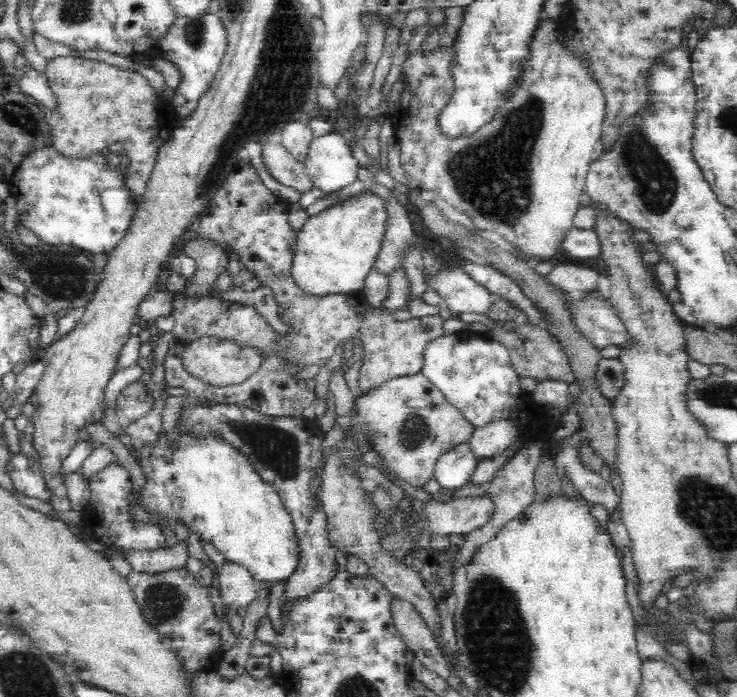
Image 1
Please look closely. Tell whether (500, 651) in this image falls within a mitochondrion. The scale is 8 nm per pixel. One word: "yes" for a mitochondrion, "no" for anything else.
yes

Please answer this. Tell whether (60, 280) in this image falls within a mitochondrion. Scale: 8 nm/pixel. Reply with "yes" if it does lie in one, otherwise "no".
yes

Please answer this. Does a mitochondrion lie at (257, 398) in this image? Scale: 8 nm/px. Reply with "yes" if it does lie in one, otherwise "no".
yes

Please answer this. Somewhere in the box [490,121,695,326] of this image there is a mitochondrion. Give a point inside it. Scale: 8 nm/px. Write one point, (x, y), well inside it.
(656, 185)

